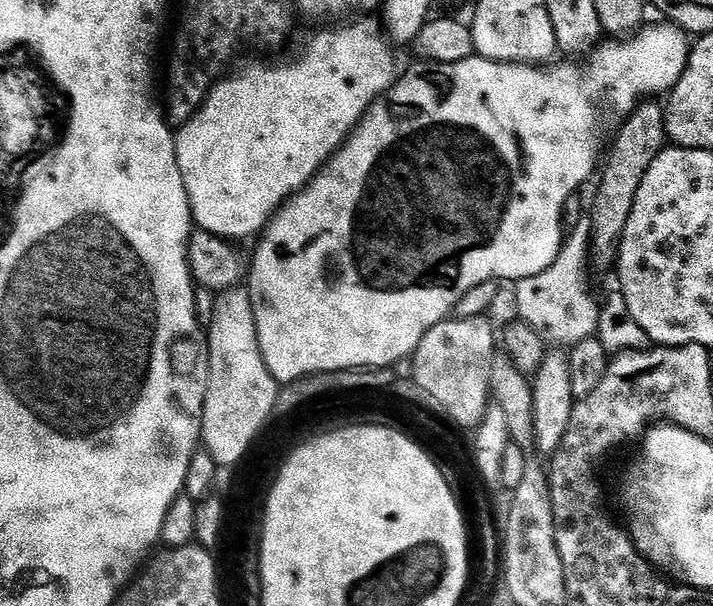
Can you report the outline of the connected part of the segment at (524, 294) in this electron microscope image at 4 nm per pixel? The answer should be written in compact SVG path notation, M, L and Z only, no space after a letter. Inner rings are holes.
M582 218L572 228L572 237L568 244L563 243L555 262L549 267L549 271L540 272L538 275L522 279L515 283L516 308L523 323L537 330L549 328L549 339L551 338L566 346L573 346L584 339L593 337L598 330L600 306L593 298L585 292L582 282L582 268L584 260L587 261L589 253L589 236L592 230L592 222L589 218ZM566 296L568 308L563 299Z

